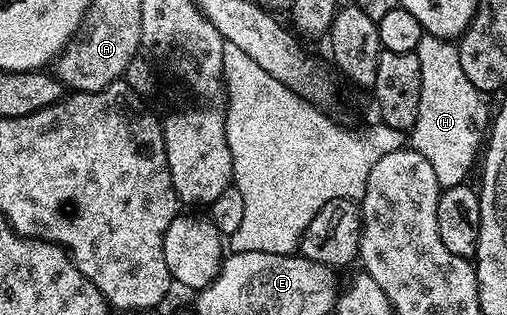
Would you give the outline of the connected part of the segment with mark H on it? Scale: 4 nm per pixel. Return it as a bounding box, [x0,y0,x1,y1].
[409,33,491,188]

